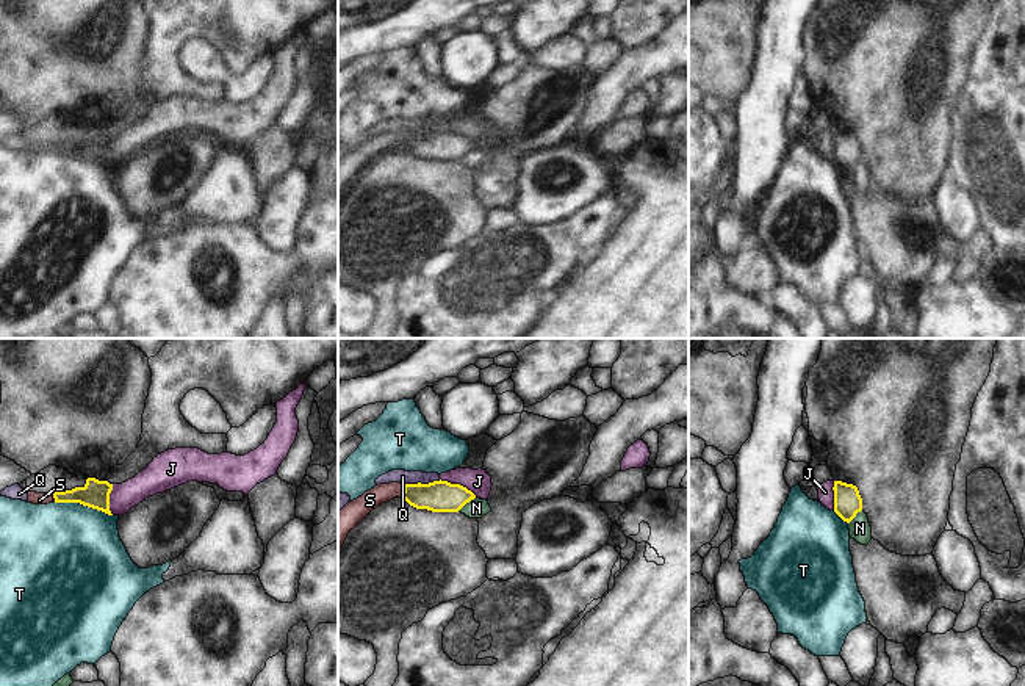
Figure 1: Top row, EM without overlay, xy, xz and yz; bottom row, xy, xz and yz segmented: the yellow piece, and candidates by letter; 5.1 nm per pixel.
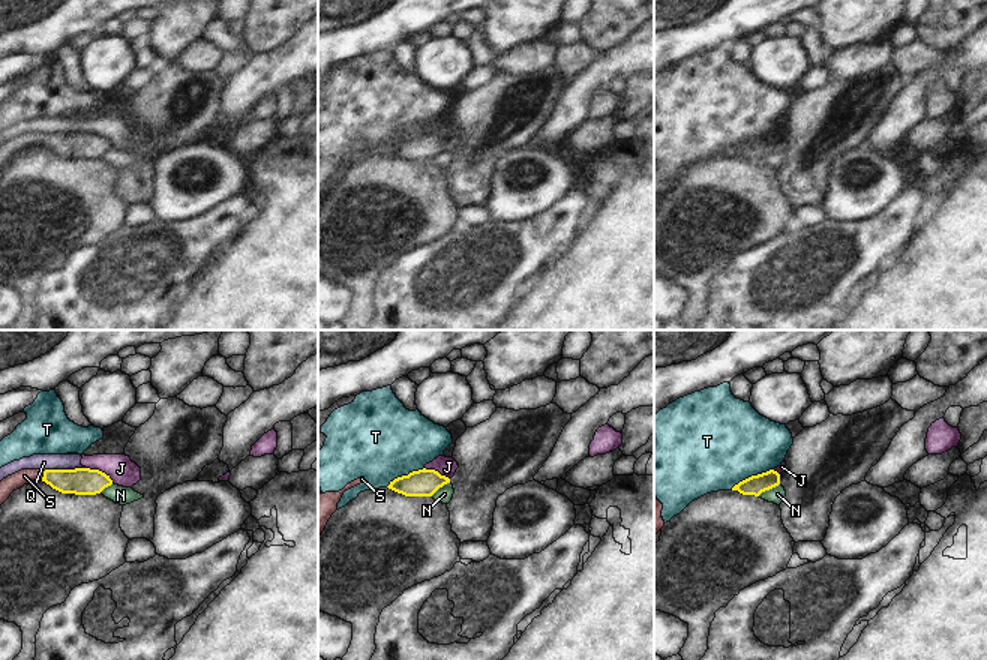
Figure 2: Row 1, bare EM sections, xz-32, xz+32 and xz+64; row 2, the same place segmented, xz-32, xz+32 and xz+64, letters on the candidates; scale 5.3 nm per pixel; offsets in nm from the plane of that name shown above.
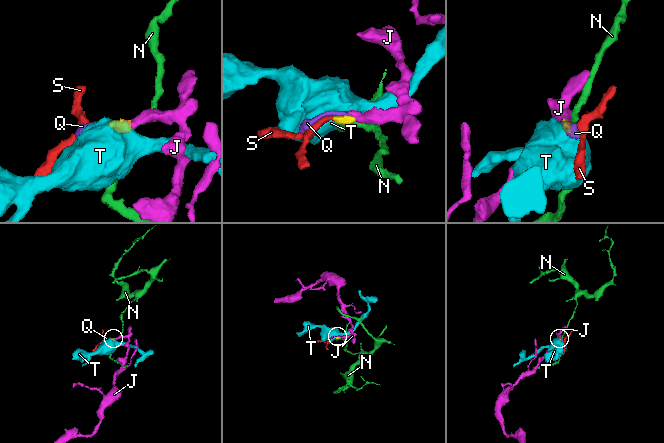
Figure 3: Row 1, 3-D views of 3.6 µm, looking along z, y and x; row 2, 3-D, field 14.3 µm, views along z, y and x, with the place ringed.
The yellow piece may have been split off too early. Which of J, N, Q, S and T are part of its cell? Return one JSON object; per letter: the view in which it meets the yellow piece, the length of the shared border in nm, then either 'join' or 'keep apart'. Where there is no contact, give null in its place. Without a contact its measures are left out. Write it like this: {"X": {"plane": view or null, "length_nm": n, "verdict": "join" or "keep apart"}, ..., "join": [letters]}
{"J": {"plane": "xz", "length_nm": 220, "verdict": "keep apart"}, "N": {"plane": "xz", "length_nm": 120, "verdict": "keep apart"}, "Q": {"plane": "xz", "length_nm": 170, "verdict": "keep apart"}, "S": {"plane": "xz", "length_nm": 60, "verdict": "join"}, "T": {"plane": "xy", "length_nm": 320, "verdict": "keep apart"}, "join": ["S"]}

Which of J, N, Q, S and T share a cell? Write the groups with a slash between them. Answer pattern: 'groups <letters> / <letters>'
groups J Q / N / S / T

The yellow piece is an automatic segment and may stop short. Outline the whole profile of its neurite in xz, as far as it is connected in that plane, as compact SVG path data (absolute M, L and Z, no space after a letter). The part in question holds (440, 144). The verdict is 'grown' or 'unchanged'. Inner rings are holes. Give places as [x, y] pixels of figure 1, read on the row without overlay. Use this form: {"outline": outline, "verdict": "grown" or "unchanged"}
{"outline": "M433 130L429 133L379 133L338 161L338 200L347 183L377 155L393 147L402 147L416 158L432 161L459 161L476 144L460 133Z", "verdict": "grown"}

